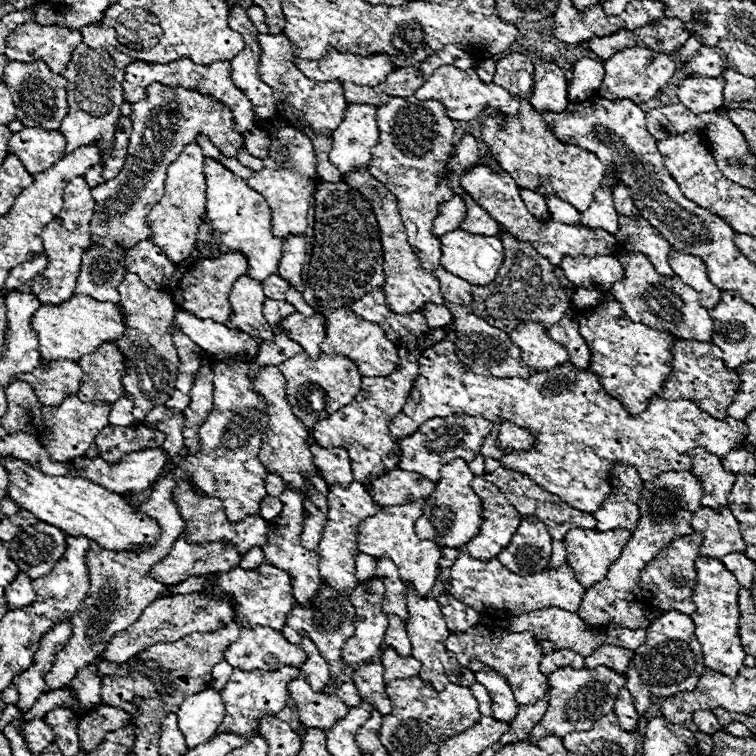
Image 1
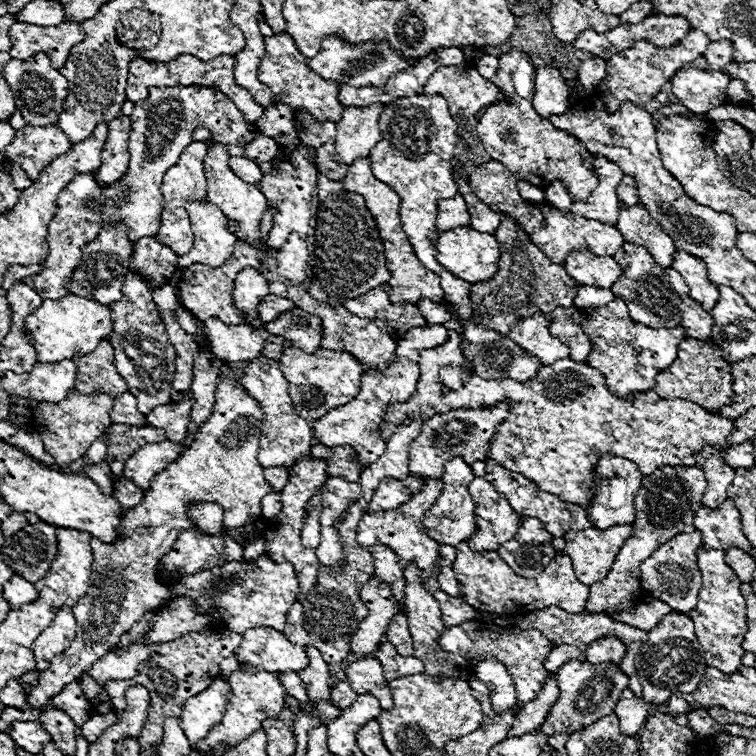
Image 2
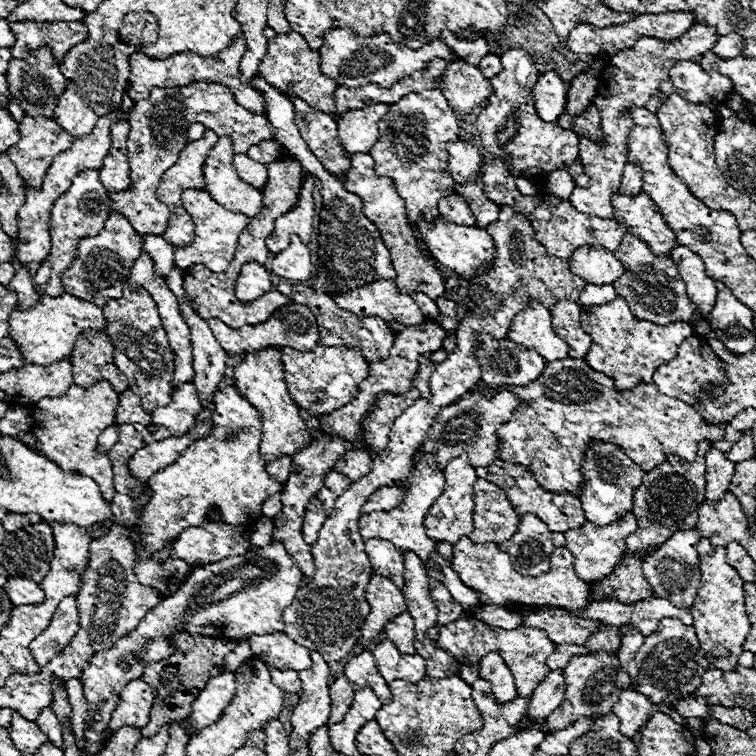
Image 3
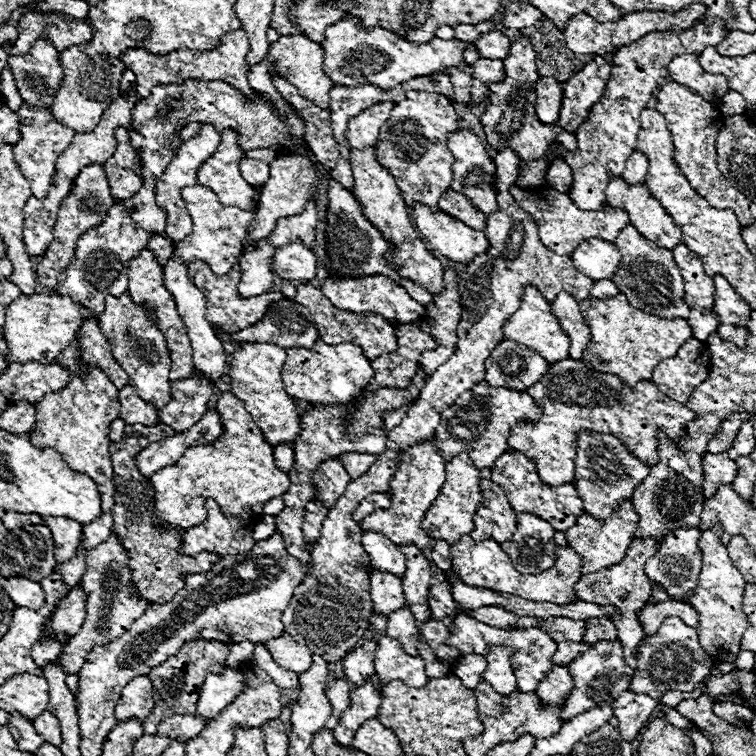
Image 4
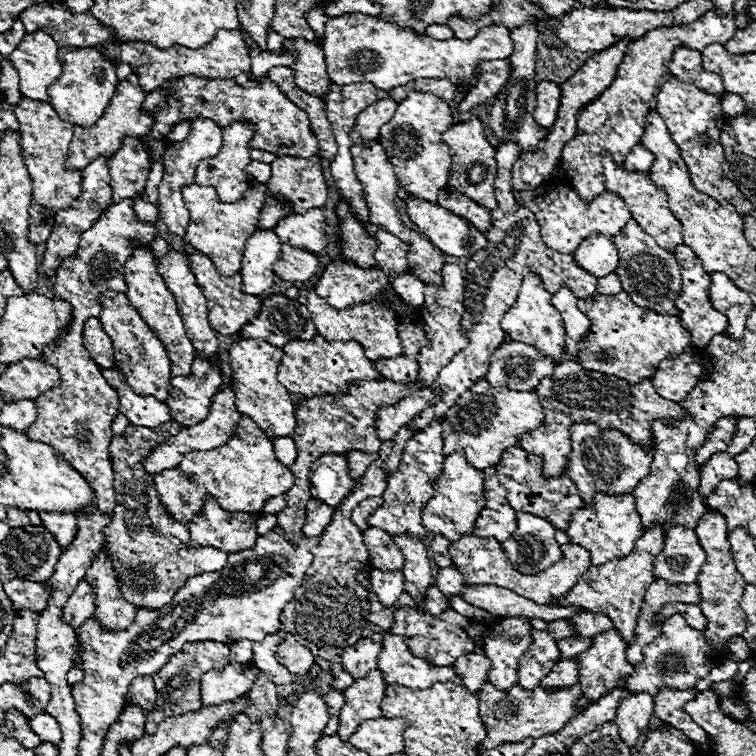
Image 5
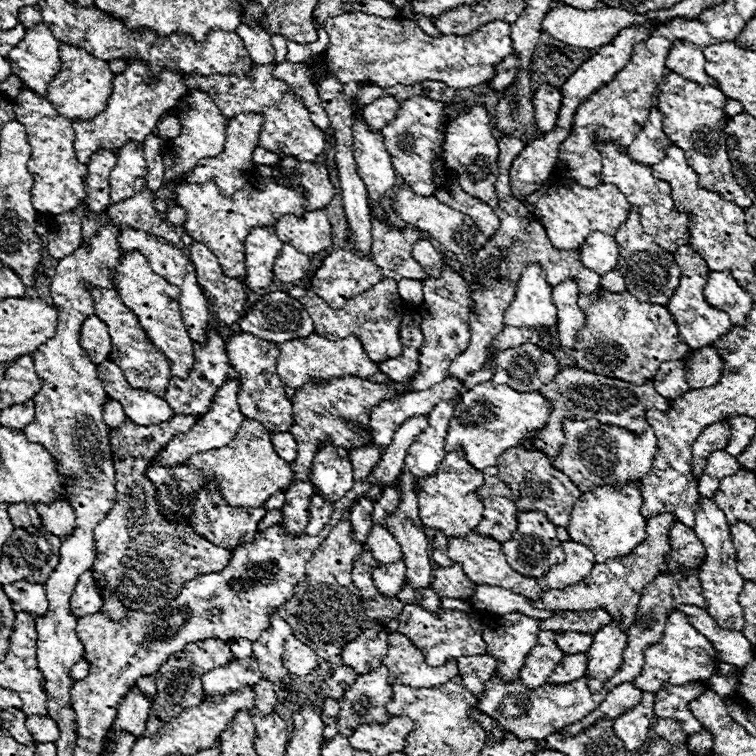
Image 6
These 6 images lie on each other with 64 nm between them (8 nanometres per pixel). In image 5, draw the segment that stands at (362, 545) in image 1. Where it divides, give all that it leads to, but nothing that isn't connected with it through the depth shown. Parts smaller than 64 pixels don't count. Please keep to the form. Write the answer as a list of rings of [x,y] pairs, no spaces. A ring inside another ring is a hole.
[[[442,420],[432,422],[432,426],[428,426],[426,430],[418,432],[412,440],[414,442],[408,442],[408,446],[404,448],[402,464],[398,466],[396,474],[392,474],[388,478],[388,486],[386,486],[386,490],[382,494],[384,506],[376,508],[374,514],[370,514],[368,524],[376,526],[380,530],[386,530],[390,536],[406,532],[406,534],[412,534],[412,536],[418,536],[418,538],[424,540],[426,538],[426,528],[420,522],[420,510],[422,510],[422,504],[428,498],[432,498],[432,494],[434,494],[432,482],[442,472],[442,462],[444,462],[444,452],[442,452],[442,446],[444,446]]]

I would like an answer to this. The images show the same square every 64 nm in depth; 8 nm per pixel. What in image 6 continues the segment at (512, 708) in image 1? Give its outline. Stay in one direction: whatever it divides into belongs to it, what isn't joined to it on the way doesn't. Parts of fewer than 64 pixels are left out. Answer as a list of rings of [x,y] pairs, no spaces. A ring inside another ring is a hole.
[[[502,614],[484,628],[484,642],[490,656],[500,664],[496,668],[498,676],[504,680],[518,678],[526,656],[536,646],[538,638],[538,618],[528,618],[526,614]]]

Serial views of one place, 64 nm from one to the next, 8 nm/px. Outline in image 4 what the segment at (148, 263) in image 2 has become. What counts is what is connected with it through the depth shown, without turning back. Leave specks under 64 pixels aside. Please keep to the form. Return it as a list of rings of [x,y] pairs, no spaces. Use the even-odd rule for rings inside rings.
[[[154,234],[152,240],[148,242],[148,250],[156,256],[156,260],[158,260],[160,266],[164,266],[168,262],[168,258],[174,254],[174,246],[166,238],[162,238],[158,234]]]

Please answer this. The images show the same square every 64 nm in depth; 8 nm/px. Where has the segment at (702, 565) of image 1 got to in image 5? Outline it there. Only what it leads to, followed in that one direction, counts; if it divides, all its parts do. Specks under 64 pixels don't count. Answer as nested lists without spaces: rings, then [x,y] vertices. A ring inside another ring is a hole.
[[[706,508],[706,514],[700,516],[700,522],[694,528],[694,532],[698,534],[700,546],[706,552],[706,562],[696,580],[698,590],[700,590],[700,600],[702,600],[700,608],[708,620],[704,638],[708,640],[708,646],[712,646],[714,652],[724,654],[724,642],[728,642],[728,638],[732,638],[732,636],[740,636],[746,630],[746,614],[740,608],[740,600],[742,600],[746,582],[740,576],[740,572],[736,570],[732,546],[728,542],[728,526],[726,526],[726,520],[722,518],[722,514]]]

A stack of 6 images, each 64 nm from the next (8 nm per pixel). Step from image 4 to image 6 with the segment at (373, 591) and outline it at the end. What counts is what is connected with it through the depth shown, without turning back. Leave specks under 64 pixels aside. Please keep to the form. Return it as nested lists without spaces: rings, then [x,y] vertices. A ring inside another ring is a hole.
[[[402,558],[402,562],[394,562],[394,564],[388,564],[388,566],[374,568],[372,578],[374,578],[374,584],[380,588],[380,594],[394,596],[400,590],[400,586],[404,584],[404,578],[406,578],[404,558]]]

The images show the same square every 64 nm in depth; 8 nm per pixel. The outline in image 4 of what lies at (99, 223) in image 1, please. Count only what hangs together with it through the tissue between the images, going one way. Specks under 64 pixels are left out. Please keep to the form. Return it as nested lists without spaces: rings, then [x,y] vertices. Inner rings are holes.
[[[188,78],[184,84],[154,86],[150,96],[142,98],[136,104],[132,118],[134,118],[134,126],[136,126],[138,134],[144,136],[144,138],[130,138],[130,144],[140,152],[140,158],[142,158],[144,184],[132,198],[120,200],[120,202],[128,208],[136,226],[150,230],[150,232],[162,232],[166,228],[166,212],[160,210],[154,200],[156,180],[162,176],[162,172],[166,170],[168,162],[172,160],[176,148],[180,146],[182,140],[178,138],[178,132],[188,122],[212,124],[220,132],[226,128],[240,130],[240,146],[246,152],[254,150],[254,148],[272,148],[276,152],[288,150],[288,154],[296,154],[298,148],[306,146],[304,120],[296,112],[296,108],[292,108],[288,104],[288,114],[284,118],[278,118],[272,104],[266,100],[266,96],[256,92],[256,102],[248,102],[240,90],[232,88],[228,82],[222,82],[222,80],[204,82],[204,80]]]

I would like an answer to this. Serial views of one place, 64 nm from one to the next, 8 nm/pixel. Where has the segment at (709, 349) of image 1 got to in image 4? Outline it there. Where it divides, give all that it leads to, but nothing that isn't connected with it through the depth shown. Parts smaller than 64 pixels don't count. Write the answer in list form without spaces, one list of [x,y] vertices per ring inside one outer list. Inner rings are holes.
[[[690,338],[676,354],[676,358],[663,360],[652,373],[652,382],[658,390],[676,398],[676,402],[686,402],[692,390],[704,382],[710,374],[710,354],[704,342]]]

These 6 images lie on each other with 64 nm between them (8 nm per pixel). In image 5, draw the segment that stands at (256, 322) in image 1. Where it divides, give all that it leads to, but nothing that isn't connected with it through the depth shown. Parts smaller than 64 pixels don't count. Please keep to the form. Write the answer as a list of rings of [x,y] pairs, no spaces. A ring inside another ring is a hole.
[[[256,230],[244,248],[242,256],[242,286],[246,294],[266,294],[274,286],[276,274],[272,266],[280,254],[280,238],[274,230]]]

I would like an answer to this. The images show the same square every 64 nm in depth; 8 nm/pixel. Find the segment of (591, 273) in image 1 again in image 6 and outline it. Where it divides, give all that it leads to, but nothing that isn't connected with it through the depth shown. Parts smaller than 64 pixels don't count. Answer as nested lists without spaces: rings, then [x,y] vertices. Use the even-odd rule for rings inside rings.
[[[592,232],[578,250],[584,260],[584,266],[588,266],[588,270],[592,270],[600,276],[610,272],[612,268],[616,268],[618,244],[616,244],[614,236],[608,236],[602,232]]]

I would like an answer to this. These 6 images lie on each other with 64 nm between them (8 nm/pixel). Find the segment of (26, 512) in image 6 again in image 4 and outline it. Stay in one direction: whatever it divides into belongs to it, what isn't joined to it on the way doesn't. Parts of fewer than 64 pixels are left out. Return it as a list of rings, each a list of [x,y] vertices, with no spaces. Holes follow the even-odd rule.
[[[12,510],[6,512],[6,516],[2,518],[2,522],[4,522],[4,526],[6,526],[8,530],[24,528],[24,526],[29,524],[43,524],[42,517],[38,514],[20,514],[20,512],[12,512]]]

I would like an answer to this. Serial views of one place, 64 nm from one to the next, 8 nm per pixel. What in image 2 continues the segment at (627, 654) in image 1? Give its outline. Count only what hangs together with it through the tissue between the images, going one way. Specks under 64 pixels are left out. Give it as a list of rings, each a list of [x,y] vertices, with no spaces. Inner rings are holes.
[[[600,638],[600,642],[592,642],[592,646],[588,646],[586,652],[586,660],[592,664],[598,662],[616,662],[620,664],[622,656],[624,656],[624,644],[618,638]]]

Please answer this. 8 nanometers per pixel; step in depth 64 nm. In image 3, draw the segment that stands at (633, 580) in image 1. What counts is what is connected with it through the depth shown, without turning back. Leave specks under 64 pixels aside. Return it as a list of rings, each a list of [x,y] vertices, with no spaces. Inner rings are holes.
[[[698,442],[698,456],[694,462],[684,462],[676,456],[668,454],[668,462],[656,466],[656,470],[646,472],[642,484],[636,488],[632,512],[638,520],[636,532],[626,542],[626,552],[650,550],[666,542],[678,530],[690,530],[696,526],[698,508],[706,500],[706,470],[704,470],[704,454],[710,450],[710,442]]]

